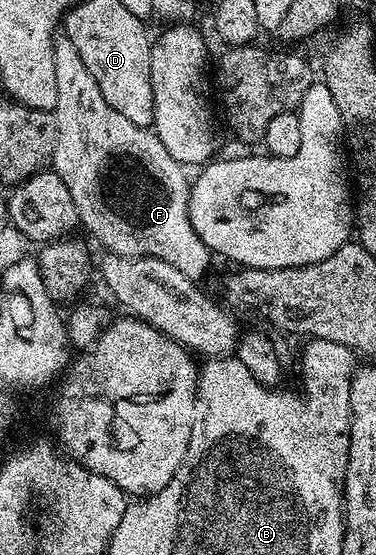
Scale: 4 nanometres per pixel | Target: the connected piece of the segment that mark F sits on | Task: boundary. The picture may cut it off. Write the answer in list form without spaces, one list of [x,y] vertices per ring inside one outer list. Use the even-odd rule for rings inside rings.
[[[55,36],[52,63],[56,67],[52,112],[58,132],[52,169],[64,179],[64,187],[68,187],[72,203],[76,203],[81,228],[86,228],[103,245],[103,250],[121,257],[164,259],[164,263],[172,263],[176,271],[184,271],[188,279],[201,282],[210,269],[212,254],[190,222],[192,181],[189,176],[186,178],[187,170],[168,155],[168,147],[160,143],[153,128],[136,127],[136,123],[124,119],[120,111],[112,111],[112,107],[104,103],[100,87],[96,87],[96,79],[92,79],[88,67],[84,67],[84,59],[80,59],[72,39]]]

